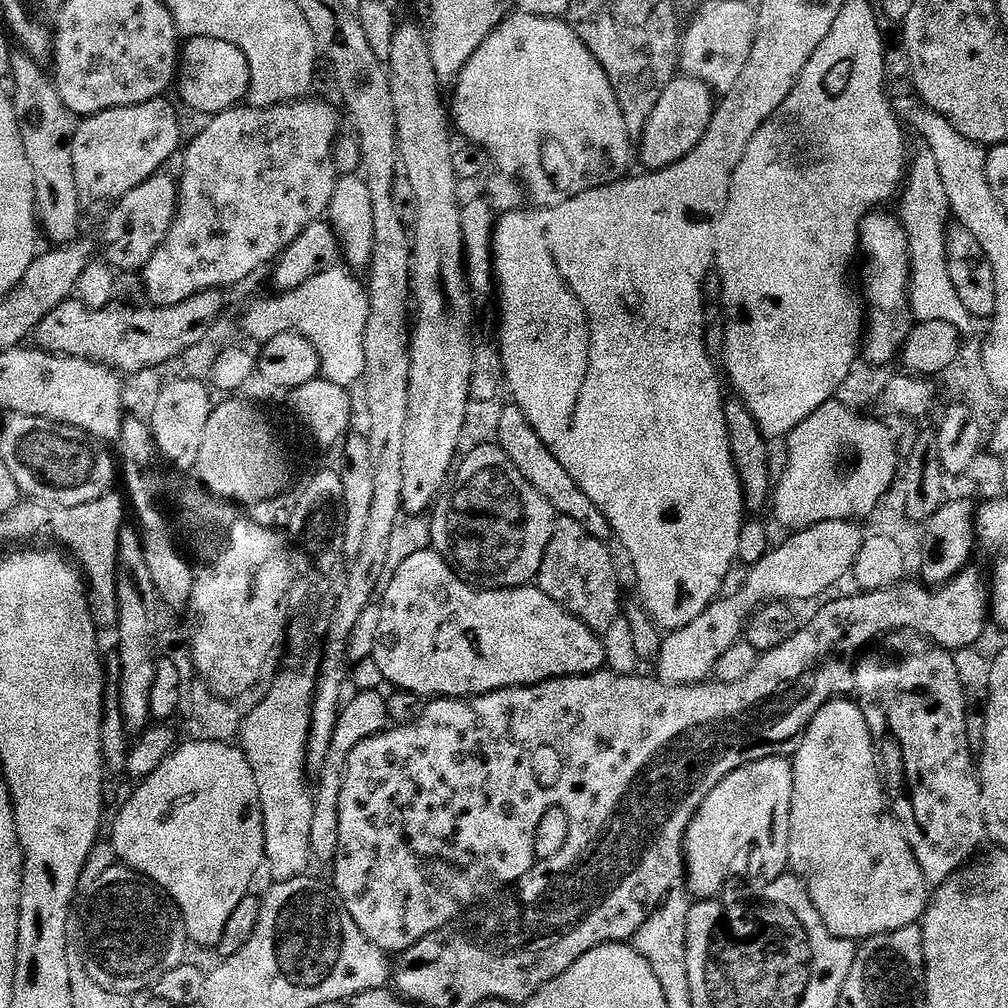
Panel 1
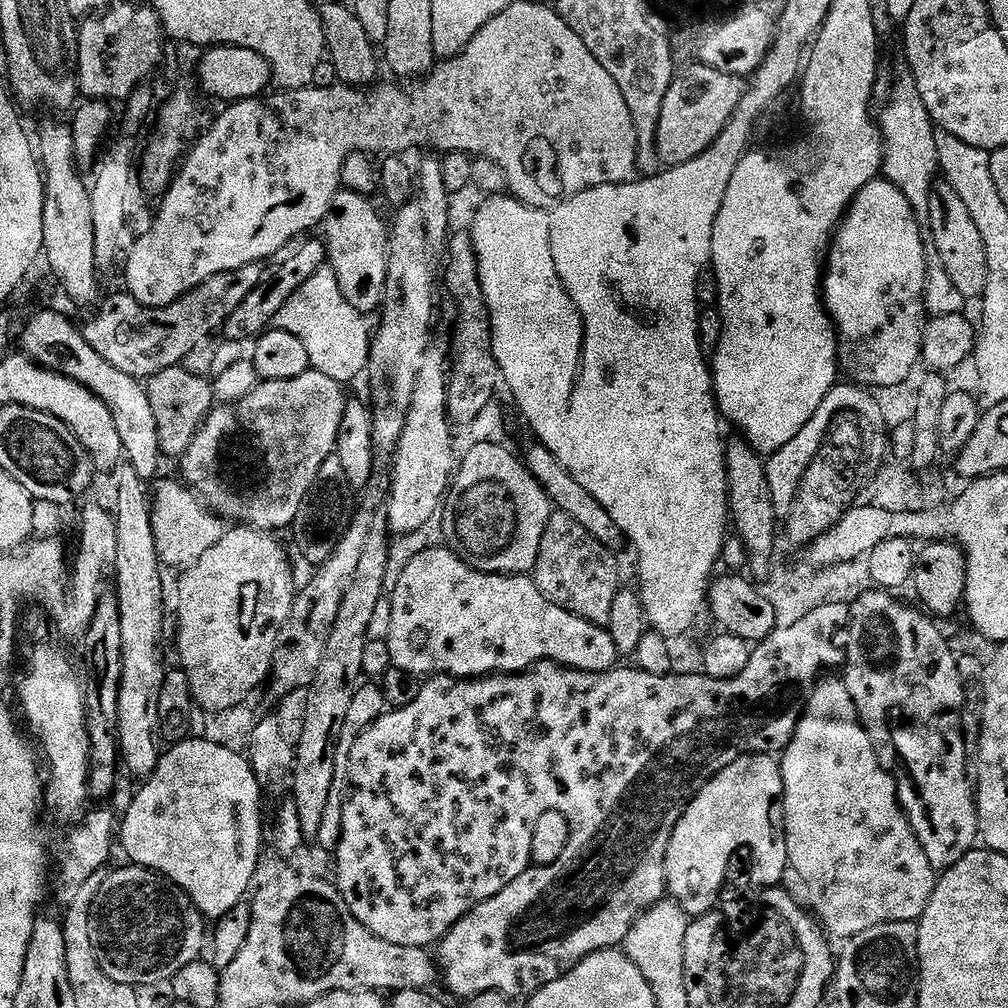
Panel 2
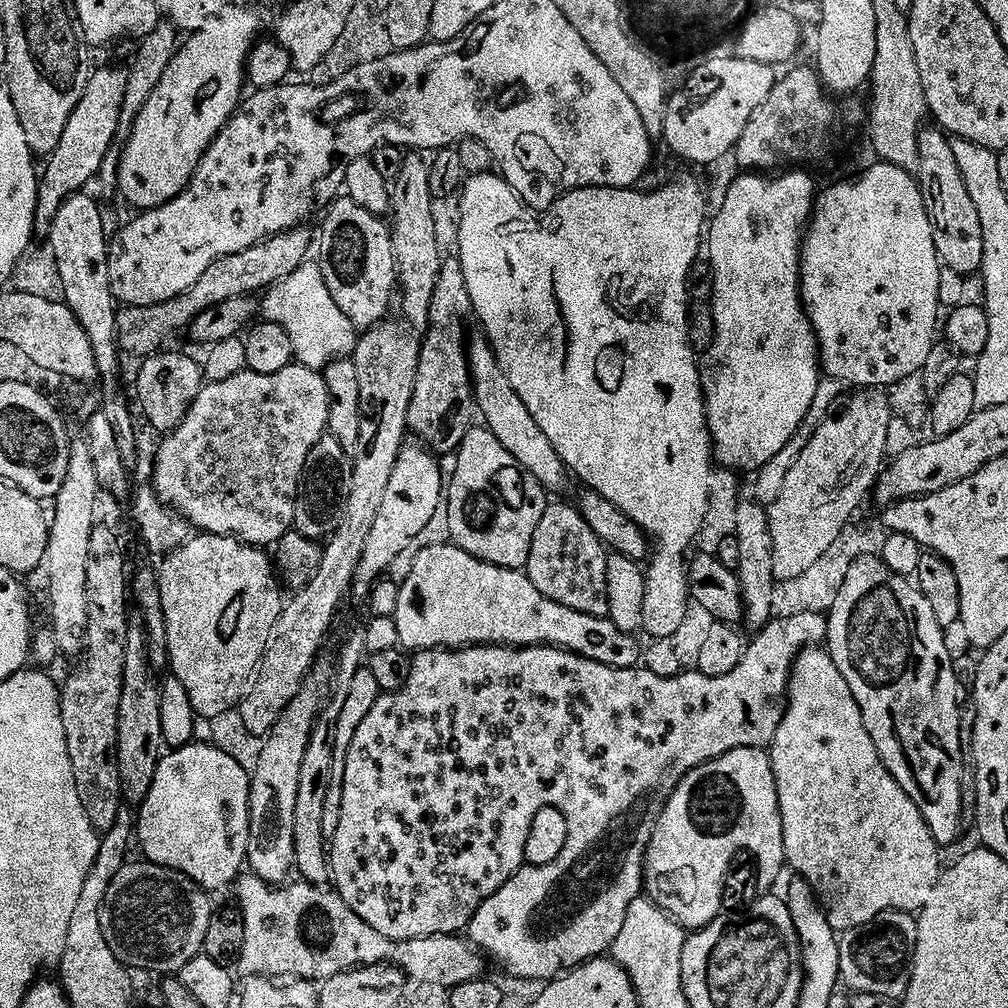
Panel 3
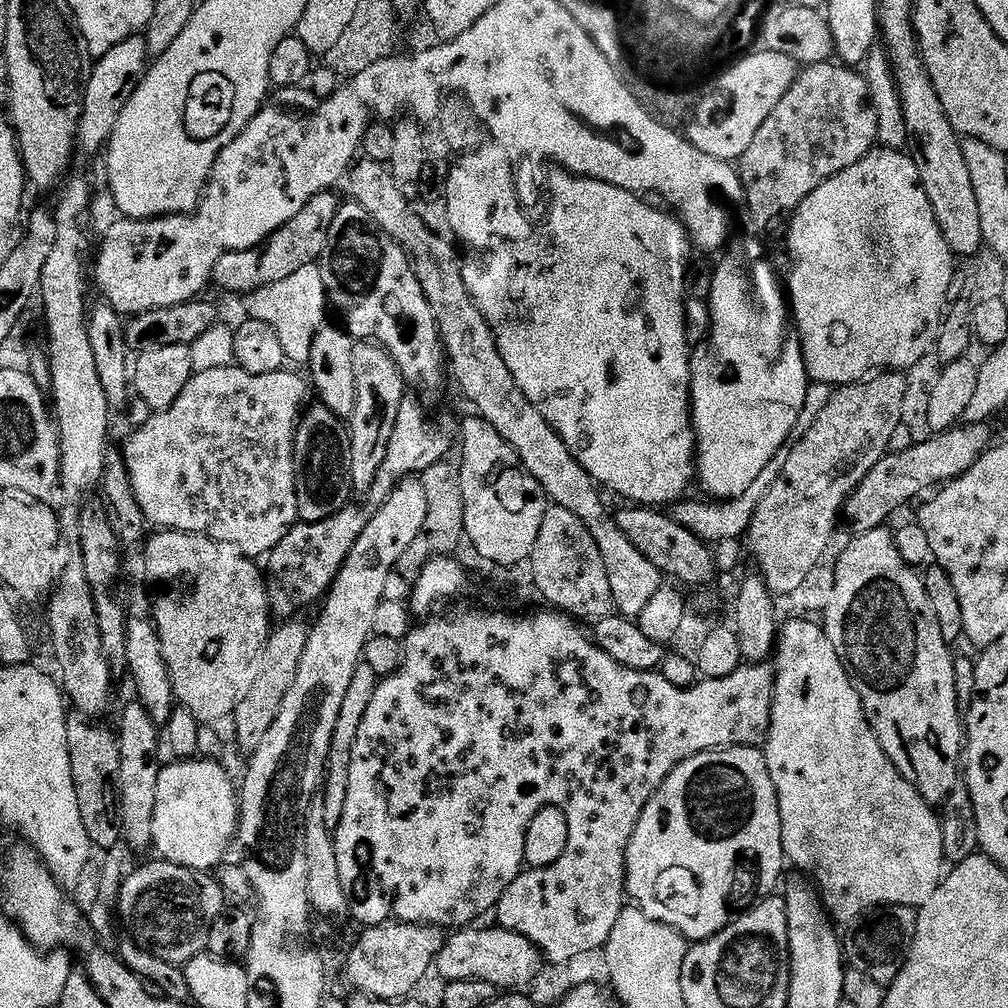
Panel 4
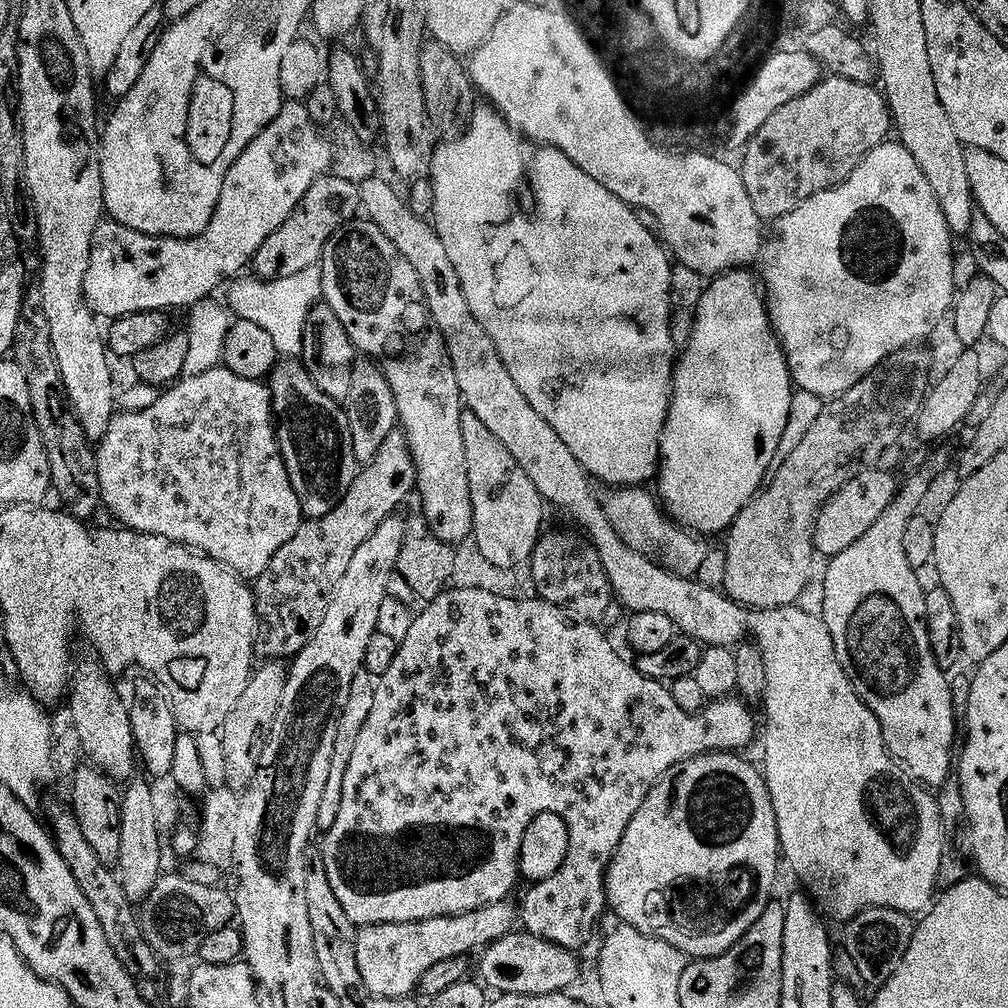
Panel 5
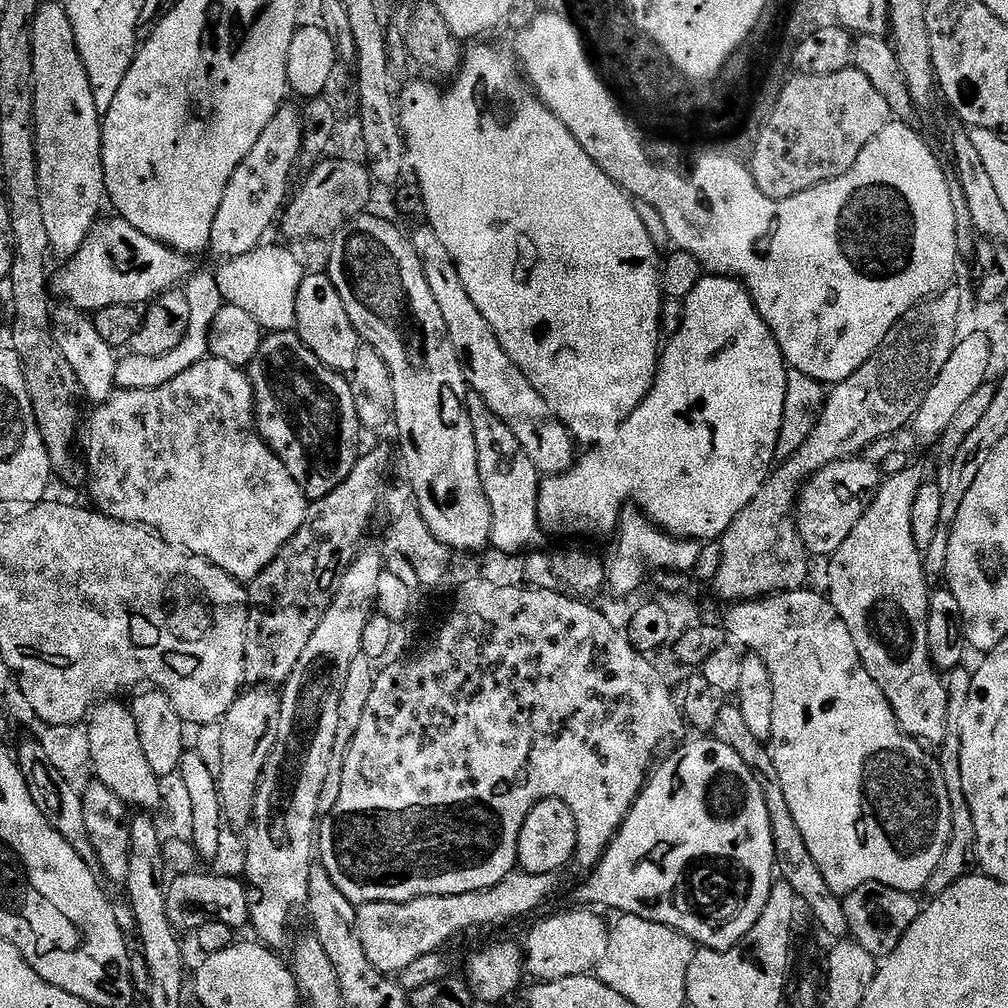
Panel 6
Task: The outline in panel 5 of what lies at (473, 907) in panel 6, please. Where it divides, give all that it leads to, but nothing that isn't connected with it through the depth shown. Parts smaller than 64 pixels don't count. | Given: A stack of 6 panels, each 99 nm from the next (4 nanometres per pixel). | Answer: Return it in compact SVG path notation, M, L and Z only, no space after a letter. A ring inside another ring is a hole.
M485 911L470 912L459 916L434 916L406 924L370 924L357 931L357 964L366 986L380 996L411 997L416 983L443 960L452 960L459 952L470 952L486 946L501 936L509 935L516 924L512 916L488 916Z

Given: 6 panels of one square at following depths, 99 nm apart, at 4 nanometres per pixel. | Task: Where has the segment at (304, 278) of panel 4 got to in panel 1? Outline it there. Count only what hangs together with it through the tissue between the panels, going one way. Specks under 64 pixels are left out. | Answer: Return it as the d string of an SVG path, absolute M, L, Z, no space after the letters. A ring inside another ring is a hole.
M333 266L297 289L281 291L269 300L253 299L242 312L243 335L245 332L250 339L263 342L278 334L297 332L318 350L323 379L346 389L351 389L352 384L359 385L366 370L364 339L370 306L365 285L351 275L355 276L347 267Z

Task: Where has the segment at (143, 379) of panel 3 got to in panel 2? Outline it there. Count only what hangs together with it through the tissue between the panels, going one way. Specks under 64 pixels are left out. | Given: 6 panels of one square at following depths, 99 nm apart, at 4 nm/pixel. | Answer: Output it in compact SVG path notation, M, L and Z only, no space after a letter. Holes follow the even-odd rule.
M184 366L167 368L151 377L146 384L150 407L154 409L154 418L158 422L160 451L165 457L183 456L194 434L214 407L213 385L186 369Z

